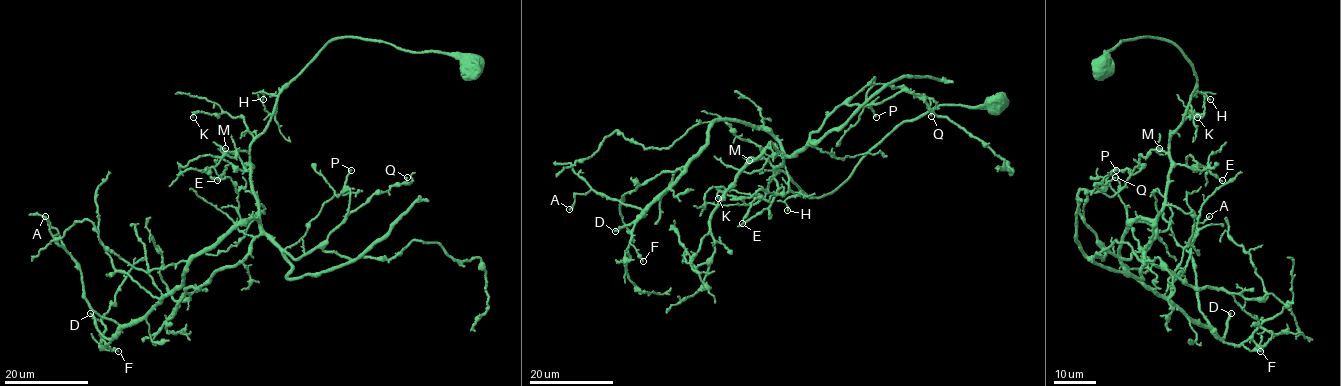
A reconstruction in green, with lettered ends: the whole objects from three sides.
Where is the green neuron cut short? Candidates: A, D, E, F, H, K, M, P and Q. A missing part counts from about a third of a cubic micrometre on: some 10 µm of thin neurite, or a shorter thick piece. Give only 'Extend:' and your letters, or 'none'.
Extend: P

